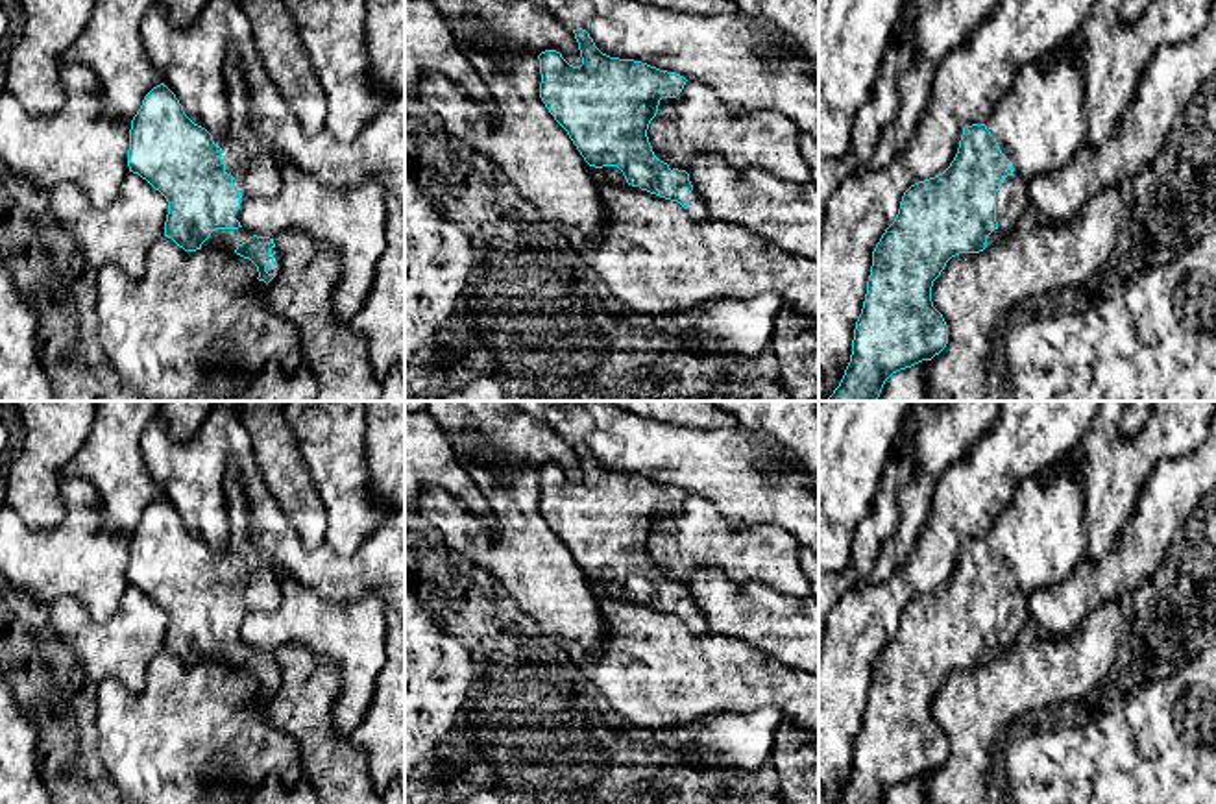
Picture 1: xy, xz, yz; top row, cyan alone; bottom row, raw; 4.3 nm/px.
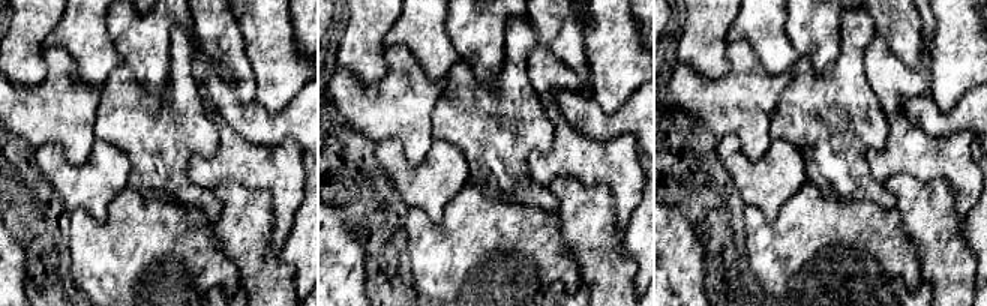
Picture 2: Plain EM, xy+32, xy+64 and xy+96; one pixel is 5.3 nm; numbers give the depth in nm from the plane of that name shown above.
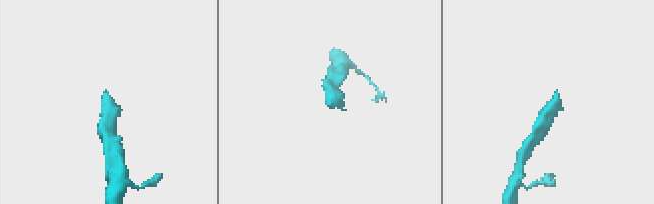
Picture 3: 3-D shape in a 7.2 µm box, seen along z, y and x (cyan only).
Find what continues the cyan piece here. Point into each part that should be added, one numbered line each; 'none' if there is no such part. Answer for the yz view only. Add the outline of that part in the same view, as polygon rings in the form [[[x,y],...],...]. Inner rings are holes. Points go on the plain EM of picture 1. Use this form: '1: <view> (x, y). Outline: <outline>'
1: yz (1039, 538). Outline: [[[1072,449],[1016,492],[985,536],[1013,588],[996,606],[998,641],[987,662],[1011,649],[1029,621],[1028,601],[1042,588],[1063,582],[1085,560],[1085,492],[1079,455]]]

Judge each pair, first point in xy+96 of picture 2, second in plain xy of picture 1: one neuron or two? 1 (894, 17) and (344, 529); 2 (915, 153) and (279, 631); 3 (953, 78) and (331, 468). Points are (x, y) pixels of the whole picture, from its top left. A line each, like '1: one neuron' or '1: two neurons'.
1: two neurons
2: one neuron
3: one neuron

